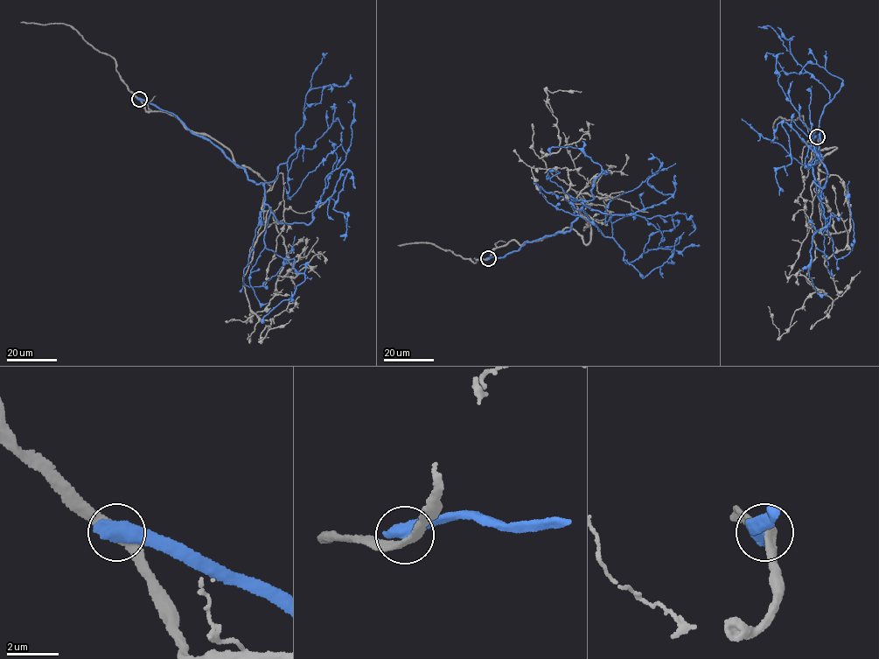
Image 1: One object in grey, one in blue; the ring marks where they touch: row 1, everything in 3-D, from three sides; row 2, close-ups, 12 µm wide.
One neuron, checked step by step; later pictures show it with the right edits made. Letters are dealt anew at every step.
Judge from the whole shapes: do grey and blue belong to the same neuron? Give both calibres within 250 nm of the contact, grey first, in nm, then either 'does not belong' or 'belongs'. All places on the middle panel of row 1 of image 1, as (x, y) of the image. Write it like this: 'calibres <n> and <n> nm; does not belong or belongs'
calibres 300 and 650 nm; does not belong

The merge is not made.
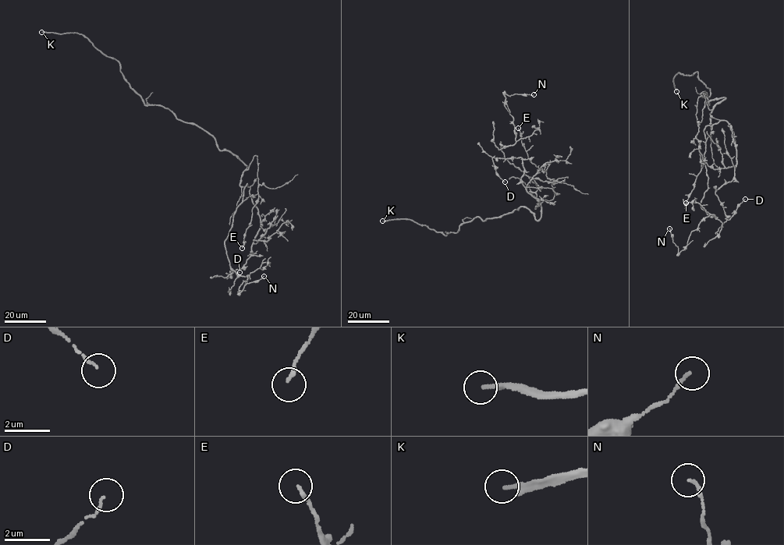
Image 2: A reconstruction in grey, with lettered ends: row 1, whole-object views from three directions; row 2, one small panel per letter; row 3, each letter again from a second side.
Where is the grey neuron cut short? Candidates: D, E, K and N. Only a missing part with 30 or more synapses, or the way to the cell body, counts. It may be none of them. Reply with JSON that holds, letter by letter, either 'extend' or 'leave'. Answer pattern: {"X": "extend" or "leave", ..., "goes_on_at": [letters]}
{"D": "leave", "E": "leave", "K": "extend", "N": "leave", "goes_on_at": ["K"]}

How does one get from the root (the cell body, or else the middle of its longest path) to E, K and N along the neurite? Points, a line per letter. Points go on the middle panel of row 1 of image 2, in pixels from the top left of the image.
E: (536, 220), (541, 214), (540, 201), (552, 199), (554, 192), (546, 169), (537, 168), (528, 158), (518, 128)
K: (536, 220), (534, 213), (519, 207), (485, 221), (475, 217), (446, 235), (409, 219), (382, 221)
N: (536, 220), (540, 205), (530, 191), (537, 185), (505, 158), (500, 143), (516, 142), (505, 94), (533, 94)

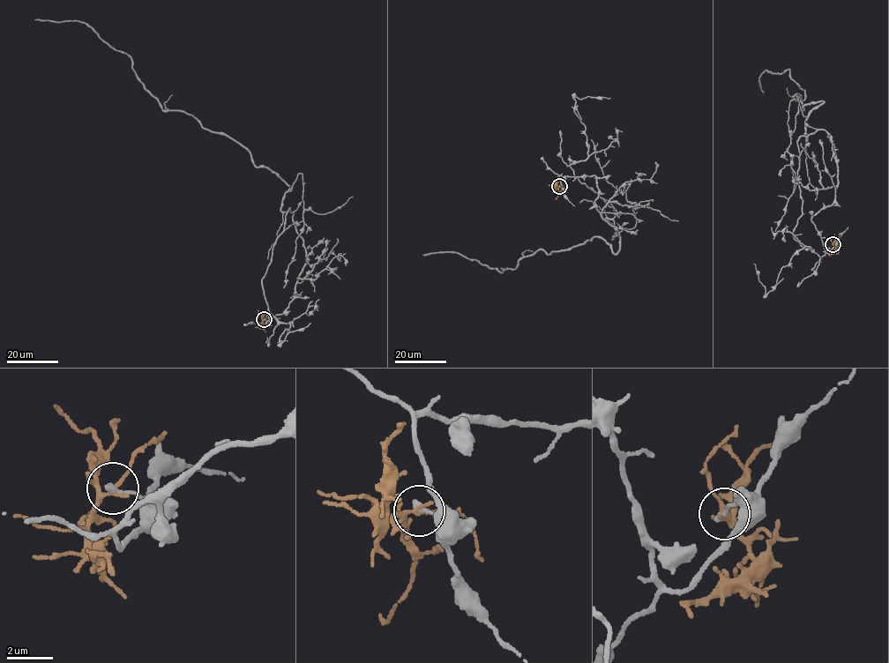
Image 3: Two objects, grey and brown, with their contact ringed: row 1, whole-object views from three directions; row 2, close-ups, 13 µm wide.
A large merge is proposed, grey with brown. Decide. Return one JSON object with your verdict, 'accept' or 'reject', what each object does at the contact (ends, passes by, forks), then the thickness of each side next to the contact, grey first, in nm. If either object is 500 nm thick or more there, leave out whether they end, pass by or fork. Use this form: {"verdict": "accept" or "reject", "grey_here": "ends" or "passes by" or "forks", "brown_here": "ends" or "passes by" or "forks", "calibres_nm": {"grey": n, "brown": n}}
{"verdict": "reject", "grey_here": "ends", "brown_here": "forks", "calibres_nm": {"grey": 260, "brown": 160}}

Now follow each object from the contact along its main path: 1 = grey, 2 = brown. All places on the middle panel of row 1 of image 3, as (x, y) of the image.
1: (559, 186), (595, 176), (617, 252), (593, 237), (499, 271), (422, 255)
2: (559, 186), (555, 197)

